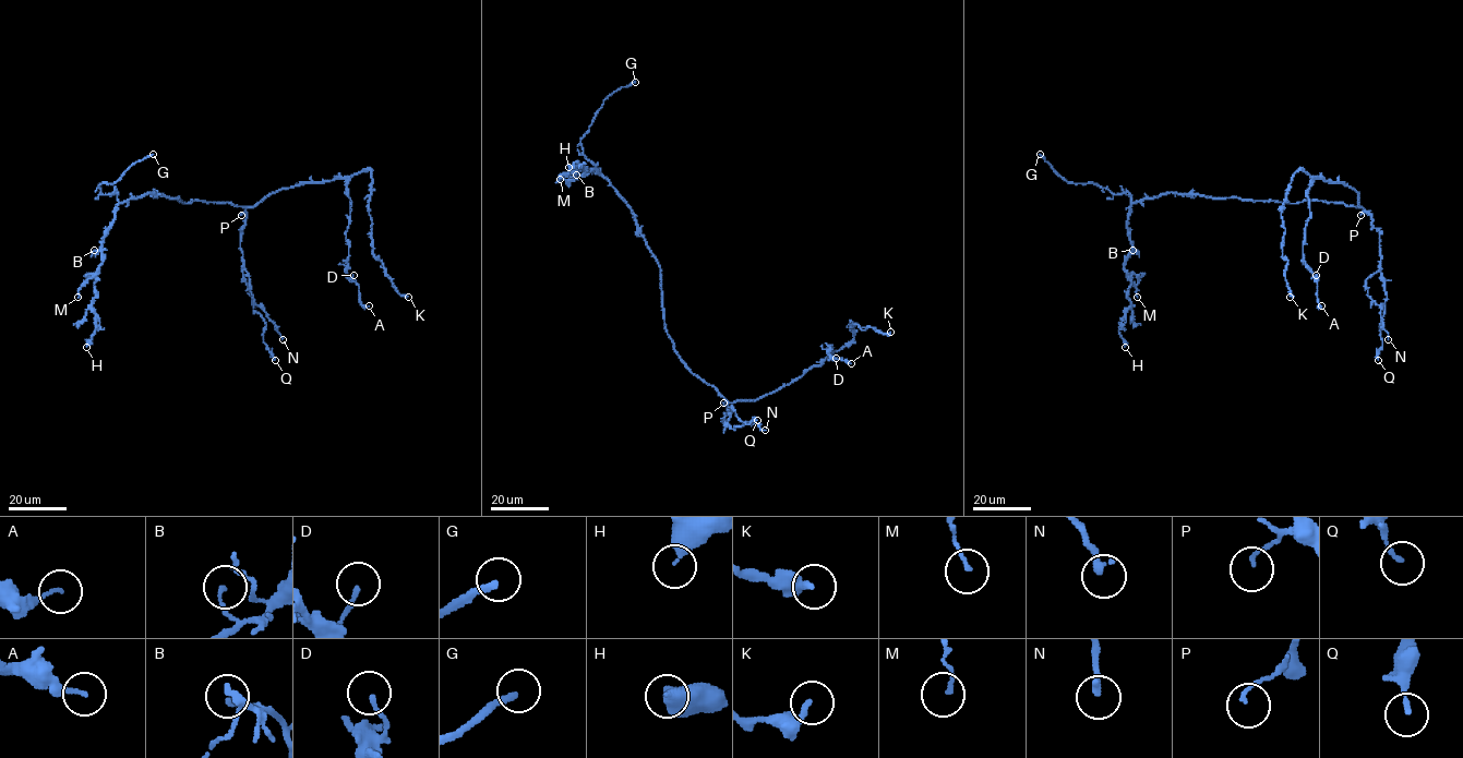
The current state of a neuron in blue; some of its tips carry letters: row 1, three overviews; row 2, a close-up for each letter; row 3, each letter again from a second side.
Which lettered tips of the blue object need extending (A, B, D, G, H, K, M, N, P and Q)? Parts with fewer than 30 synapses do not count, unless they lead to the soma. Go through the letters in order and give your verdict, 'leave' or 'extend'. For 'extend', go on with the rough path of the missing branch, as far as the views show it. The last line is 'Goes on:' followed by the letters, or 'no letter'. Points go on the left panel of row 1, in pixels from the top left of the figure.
A: leave
B: leave
D: leave
G: extend | (153, 154), (159, 153), (166, 144)
H: leave
K: leave
M: leave
N: leave
P: leave
Q: leave
Goes on: G

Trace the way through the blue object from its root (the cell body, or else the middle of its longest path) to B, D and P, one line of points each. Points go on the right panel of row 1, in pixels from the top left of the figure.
B: (1312, 200), (1285, 203), (1172, 192), (1146, 197), (1130, 206), (1127, 229), (1136, 251), (1132, 250)
D: (1312, 200), (1360, 207), (1358, 193), (1343, 182), (1314, 180), (1306, 195), (1310, 217), (1303, 256), (1316, 275)
P: (1312, 200), (1359, 206), (1365, 211), (1360, 215)

